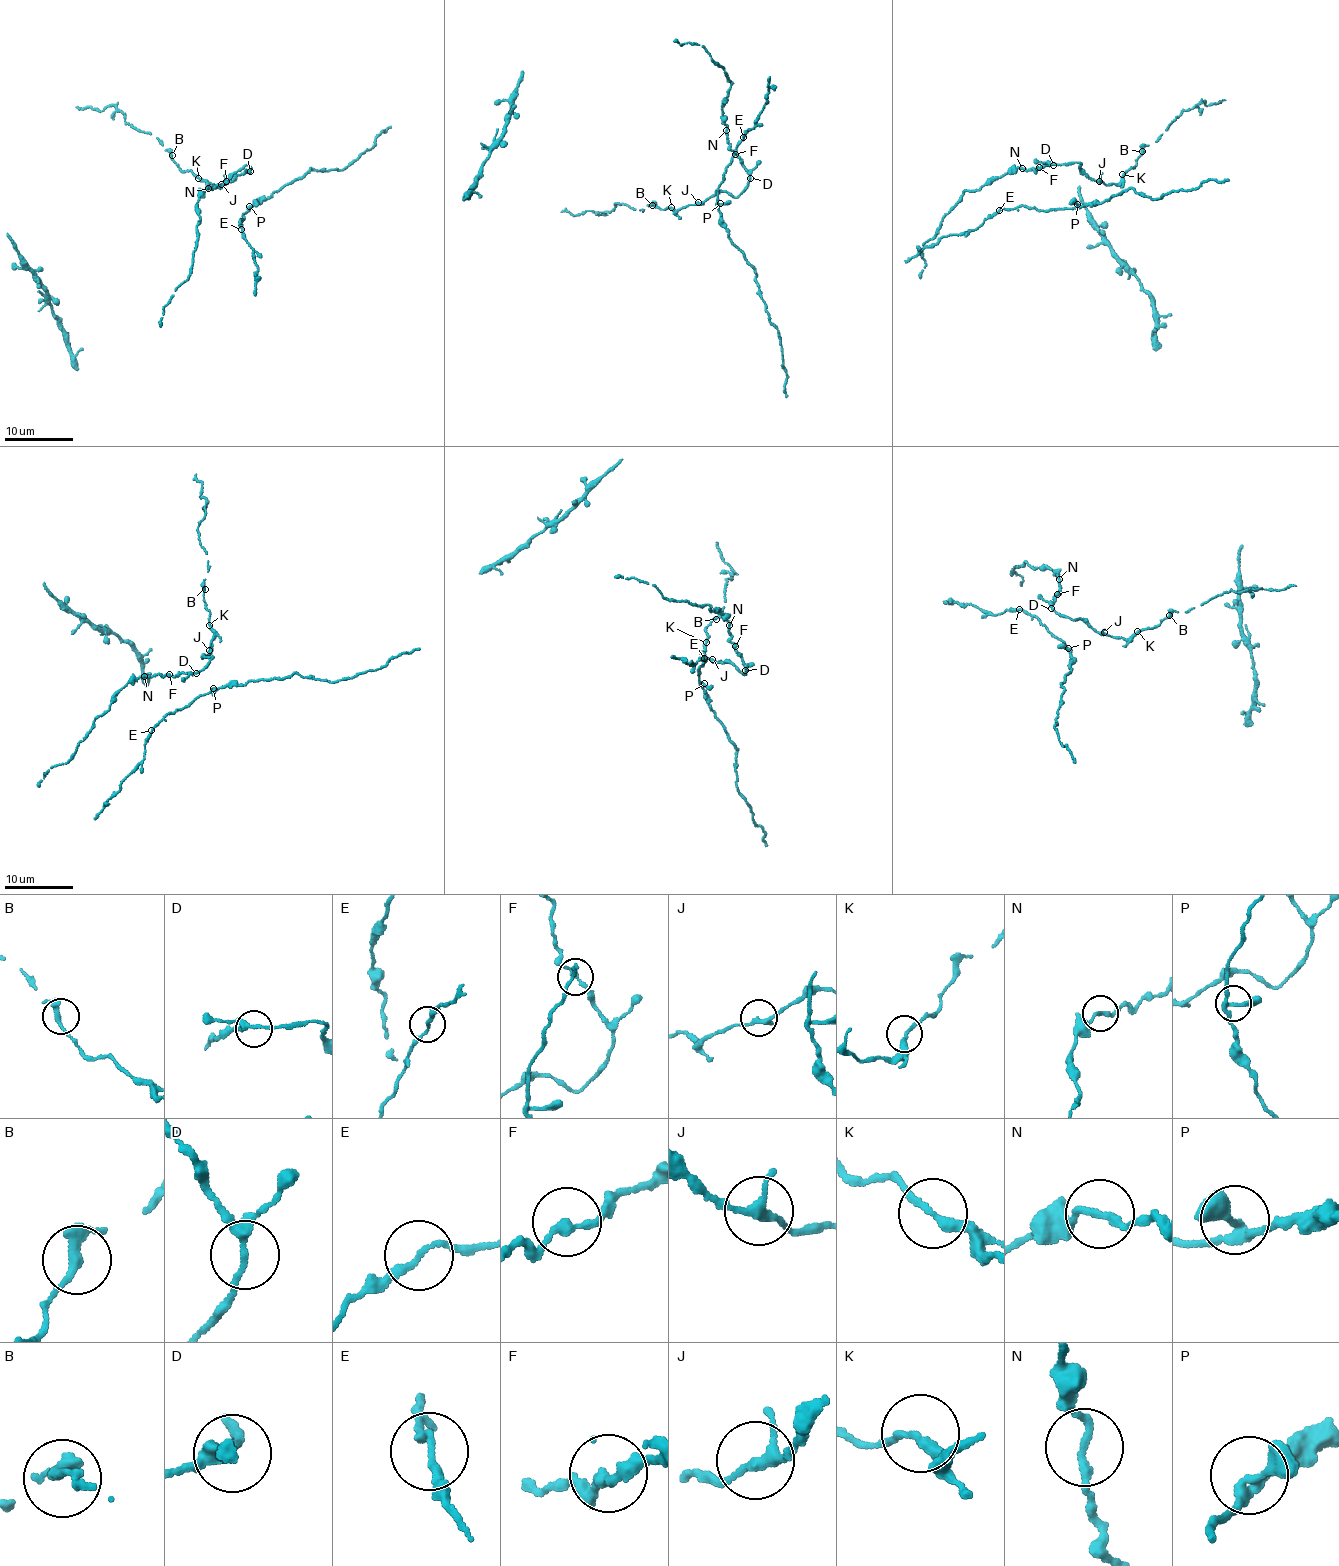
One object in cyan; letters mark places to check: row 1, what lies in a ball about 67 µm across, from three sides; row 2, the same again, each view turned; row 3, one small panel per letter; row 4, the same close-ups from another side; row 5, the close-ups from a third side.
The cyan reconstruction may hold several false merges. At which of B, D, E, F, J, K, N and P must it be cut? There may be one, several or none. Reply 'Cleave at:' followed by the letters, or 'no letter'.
Cleave at: no letter

